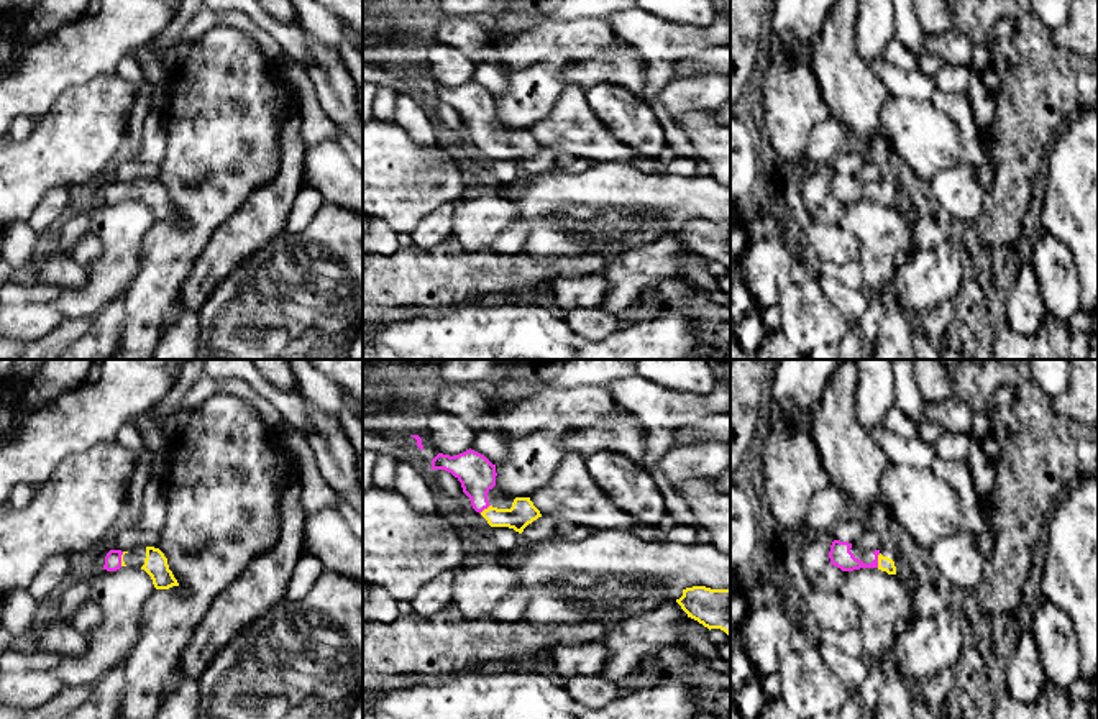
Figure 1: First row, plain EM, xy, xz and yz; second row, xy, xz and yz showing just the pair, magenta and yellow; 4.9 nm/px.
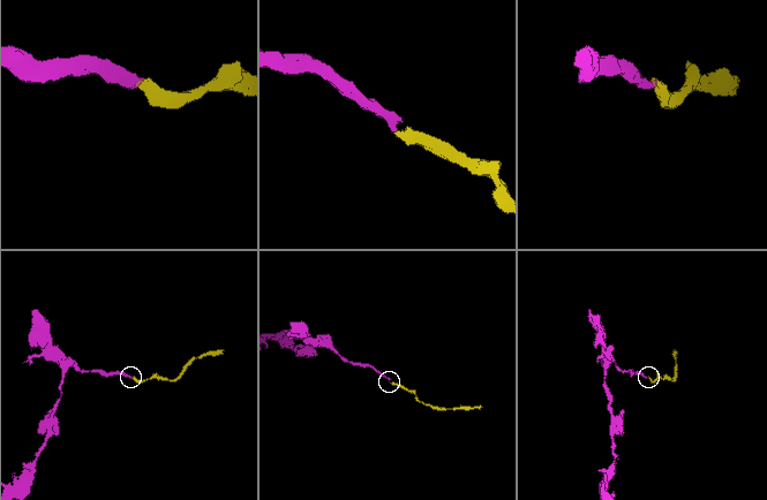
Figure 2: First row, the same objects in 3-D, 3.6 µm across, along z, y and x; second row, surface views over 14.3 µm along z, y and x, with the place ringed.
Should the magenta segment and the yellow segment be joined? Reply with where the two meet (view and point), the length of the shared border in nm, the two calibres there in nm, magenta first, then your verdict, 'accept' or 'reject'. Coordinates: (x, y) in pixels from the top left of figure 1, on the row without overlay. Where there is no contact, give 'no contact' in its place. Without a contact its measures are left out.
meets magenta in yz at (877, 192); contact 70 nm long; 110 nm thick on the magenta side, 70 nm on the other; accept

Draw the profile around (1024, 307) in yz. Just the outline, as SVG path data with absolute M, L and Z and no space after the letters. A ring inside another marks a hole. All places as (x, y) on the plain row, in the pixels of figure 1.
M1031 263L1021 264L1004 302L1008 325L1024 337L1032 337L1047 317L1047 310Z

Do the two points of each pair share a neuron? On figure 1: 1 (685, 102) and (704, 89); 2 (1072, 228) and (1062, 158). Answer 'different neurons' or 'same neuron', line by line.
1: same neuron
2: same neuron

